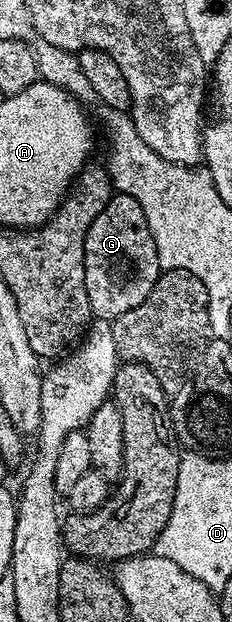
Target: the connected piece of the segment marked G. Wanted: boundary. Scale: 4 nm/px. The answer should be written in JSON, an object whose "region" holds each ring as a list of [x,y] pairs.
{"region":[[[116,193],[108,200],[98,219],[90,223],[84,240],[84,270],[86,299],[90,299],[93,318],[117,321],[126,315],[126,311],[134,311],[134,307],[150,295],[162,270],[146,215],[136,199],[125,193]]]}

